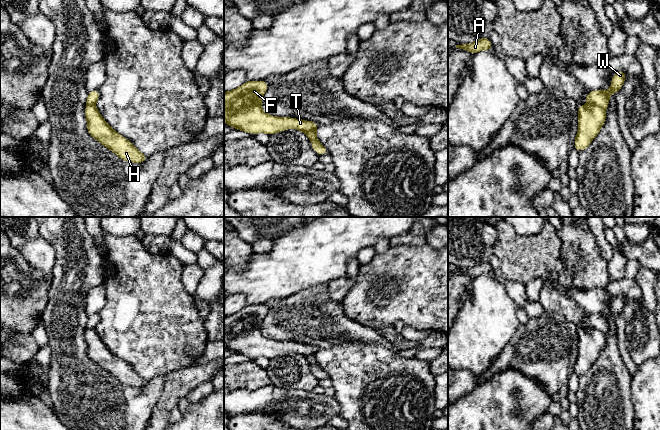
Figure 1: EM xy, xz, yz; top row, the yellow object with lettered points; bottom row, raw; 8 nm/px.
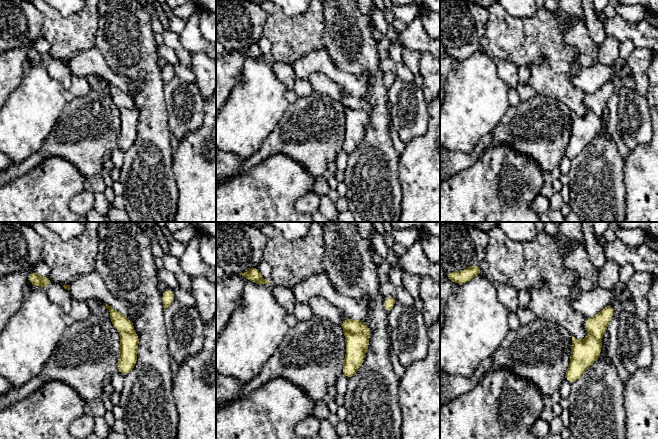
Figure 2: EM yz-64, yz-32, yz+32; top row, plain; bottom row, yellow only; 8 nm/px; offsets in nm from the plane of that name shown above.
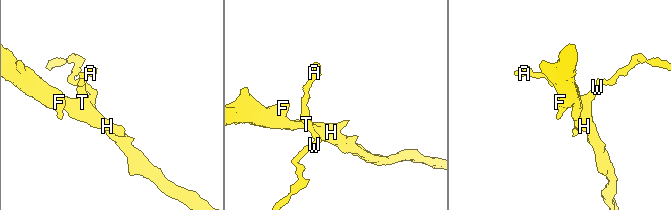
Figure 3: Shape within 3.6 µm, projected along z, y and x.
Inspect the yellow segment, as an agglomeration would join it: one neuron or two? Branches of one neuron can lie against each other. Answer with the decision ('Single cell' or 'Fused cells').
Fused cells

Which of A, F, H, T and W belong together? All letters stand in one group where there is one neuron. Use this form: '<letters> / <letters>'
A W / F H T

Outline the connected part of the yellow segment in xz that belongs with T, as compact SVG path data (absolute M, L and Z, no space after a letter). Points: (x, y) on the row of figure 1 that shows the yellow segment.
M264 80L246 81L237 89L224 92L224 121L226 125L250 134L267 133L274 135L286 129L298 129L303 131L311 142L318 141L316 129L319 124L316 122L290 117L276 117L266 114L261 109L262 98L268 87L269 84Z

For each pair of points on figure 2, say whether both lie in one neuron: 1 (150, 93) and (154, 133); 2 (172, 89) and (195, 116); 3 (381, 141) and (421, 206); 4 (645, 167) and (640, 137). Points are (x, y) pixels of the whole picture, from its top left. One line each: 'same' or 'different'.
1: same
2: same
3: different
4: different

